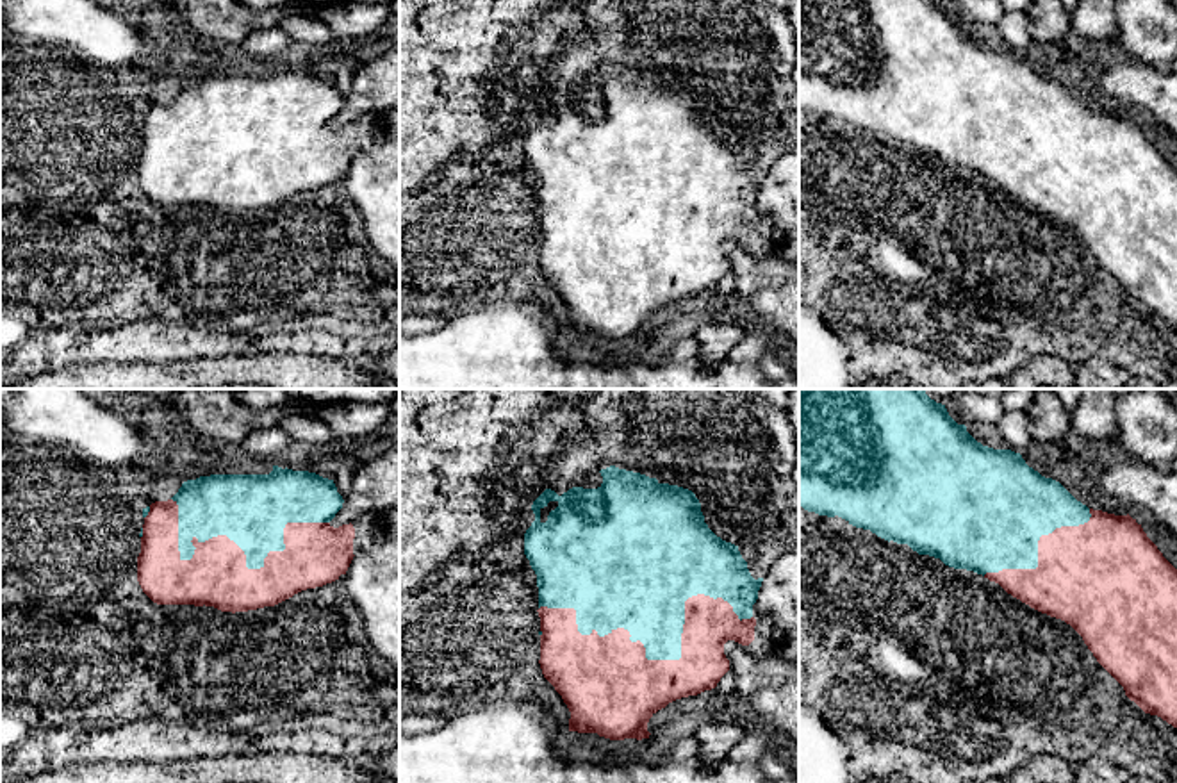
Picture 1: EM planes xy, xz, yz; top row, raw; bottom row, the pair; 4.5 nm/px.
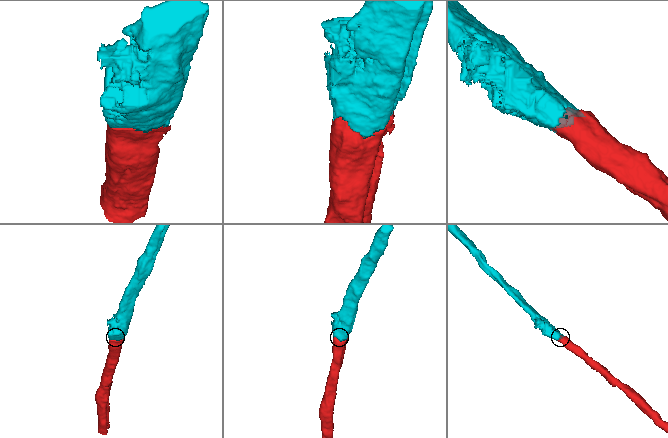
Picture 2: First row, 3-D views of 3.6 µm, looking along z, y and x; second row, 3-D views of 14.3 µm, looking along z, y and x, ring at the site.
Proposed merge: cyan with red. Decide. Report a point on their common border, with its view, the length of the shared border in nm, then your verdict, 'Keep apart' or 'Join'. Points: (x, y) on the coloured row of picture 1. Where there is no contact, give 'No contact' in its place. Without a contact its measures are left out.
Touches cyan at xz (657, 659). Shared border 950 nm. Join

